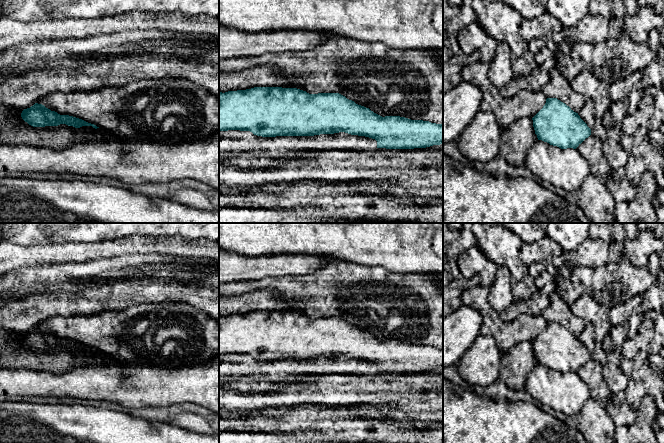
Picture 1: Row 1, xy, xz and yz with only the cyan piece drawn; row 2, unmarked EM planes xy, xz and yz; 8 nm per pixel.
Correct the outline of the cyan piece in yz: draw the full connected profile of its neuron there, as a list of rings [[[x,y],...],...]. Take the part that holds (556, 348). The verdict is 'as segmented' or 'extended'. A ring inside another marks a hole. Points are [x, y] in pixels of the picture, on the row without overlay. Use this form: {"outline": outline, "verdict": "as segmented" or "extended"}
{"outline": [[[547,322],[532,344],[538,364],[561,373],[576,373],[591,359],[591,353],[578,337],[557,322]]], "verdict": "as segmented"}

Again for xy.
{"outline": [[[35,327],[30,332],[24,333],[21,337],[21,341],[25,346],[33,351],[58,350],[60,348],[66,348],[75,352],[80,352],[82,350],[92,350],[95,353],[99,352],[82,343],[69,339],[60,339],[38,327]]], "verdict": "as segmented"}

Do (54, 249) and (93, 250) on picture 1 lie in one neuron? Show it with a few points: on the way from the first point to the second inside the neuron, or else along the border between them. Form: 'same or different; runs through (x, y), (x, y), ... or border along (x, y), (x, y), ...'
same; runs through (64, 251), (83, 251)

